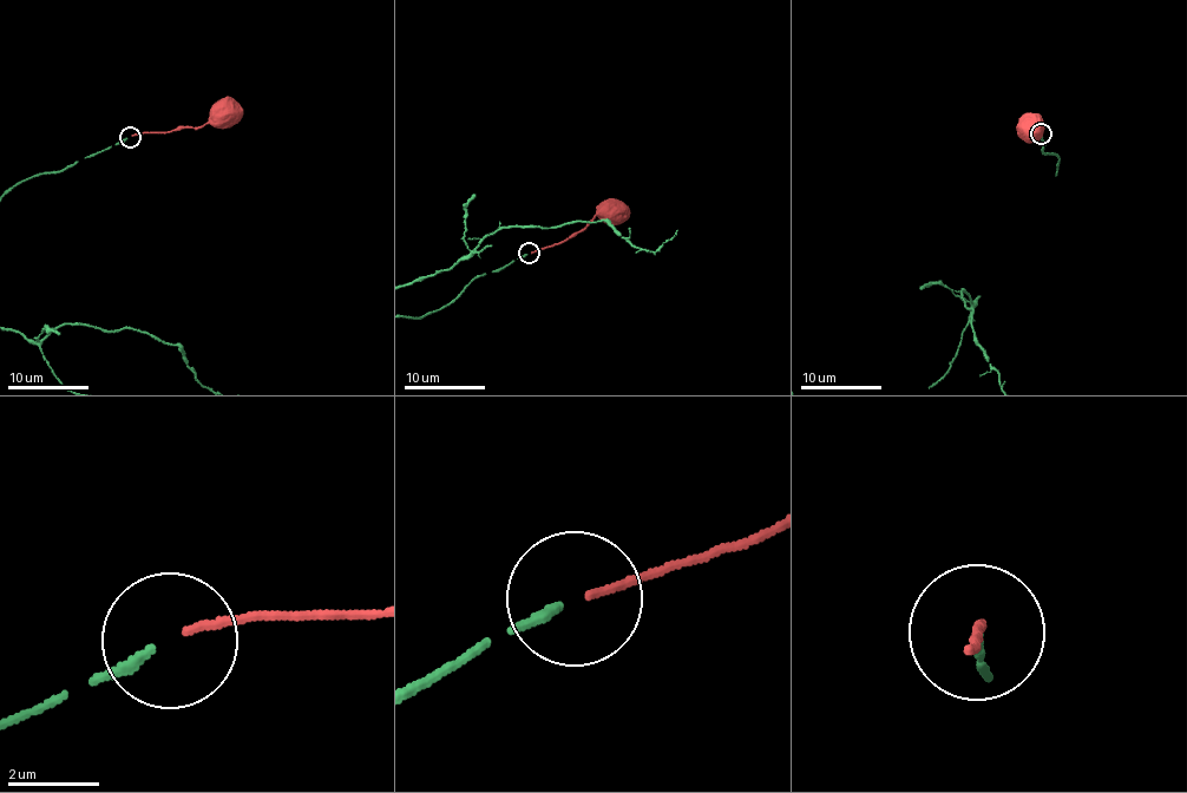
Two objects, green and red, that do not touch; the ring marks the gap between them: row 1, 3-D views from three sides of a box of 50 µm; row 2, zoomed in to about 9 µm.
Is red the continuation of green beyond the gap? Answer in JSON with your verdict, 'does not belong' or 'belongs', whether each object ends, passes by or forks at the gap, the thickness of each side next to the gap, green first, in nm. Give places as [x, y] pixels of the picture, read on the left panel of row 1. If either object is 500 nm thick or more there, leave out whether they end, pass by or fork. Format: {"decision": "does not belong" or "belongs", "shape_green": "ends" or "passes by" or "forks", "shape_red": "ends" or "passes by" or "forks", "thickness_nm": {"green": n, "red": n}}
{"decision": "belongs", "shape_green": "ends", "shape_red": "ends", "thickness_nm": {"green": 200, "red": 160}}

